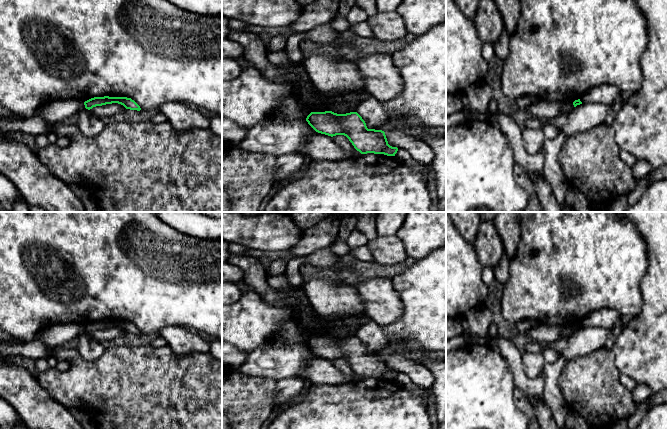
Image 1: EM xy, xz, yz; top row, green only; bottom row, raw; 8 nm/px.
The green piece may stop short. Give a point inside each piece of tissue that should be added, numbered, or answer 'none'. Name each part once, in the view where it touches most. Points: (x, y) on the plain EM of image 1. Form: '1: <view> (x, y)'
none

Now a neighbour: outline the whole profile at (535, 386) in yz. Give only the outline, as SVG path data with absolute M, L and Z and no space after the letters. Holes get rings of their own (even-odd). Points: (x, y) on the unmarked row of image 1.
M498 337L494 344L498 352L507 360L514 376L515 386L525 393L538 399L544 396L545 379L541 374L537 378L529 378L523 371L522 355L514 345L512 339Z

